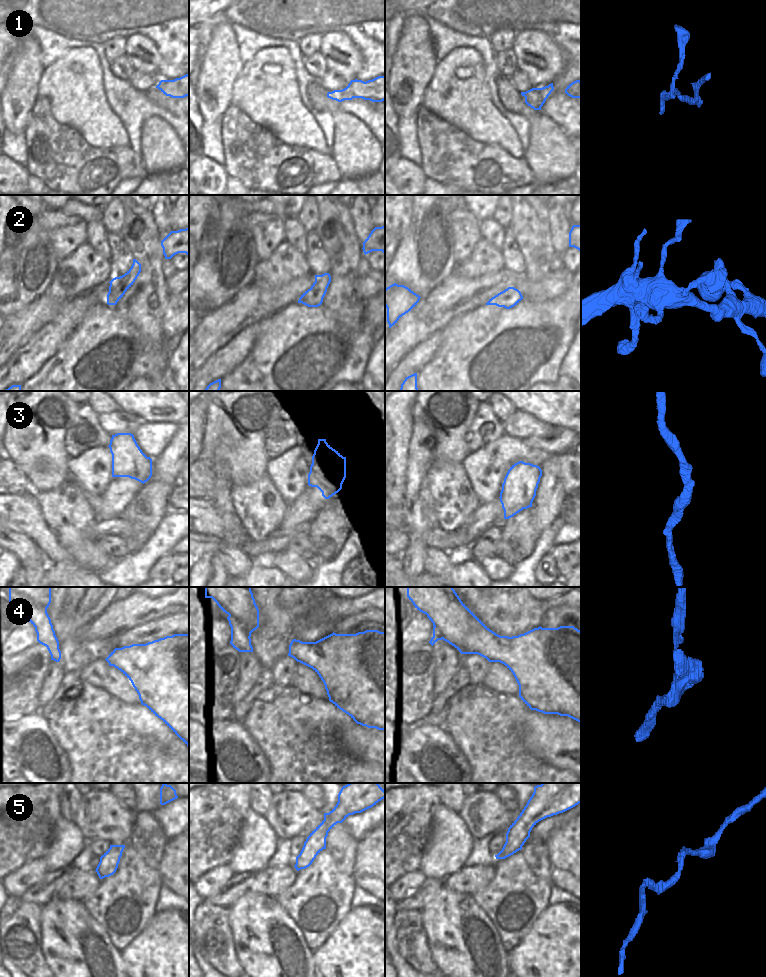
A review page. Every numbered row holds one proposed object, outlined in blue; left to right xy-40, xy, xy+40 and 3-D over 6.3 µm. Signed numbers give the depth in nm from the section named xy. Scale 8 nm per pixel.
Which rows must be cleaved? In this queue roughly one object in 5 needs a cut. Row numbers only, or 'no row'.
no row

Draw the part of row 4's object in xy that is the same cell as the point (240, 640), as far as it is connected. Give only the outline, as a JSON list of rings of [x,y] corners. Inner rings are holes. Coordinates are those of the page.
[[[205,587],[205,598],[212,598],[229,615],[233,648],[253,652],[250,637],[259,627],[259,609],[251,587]]]

